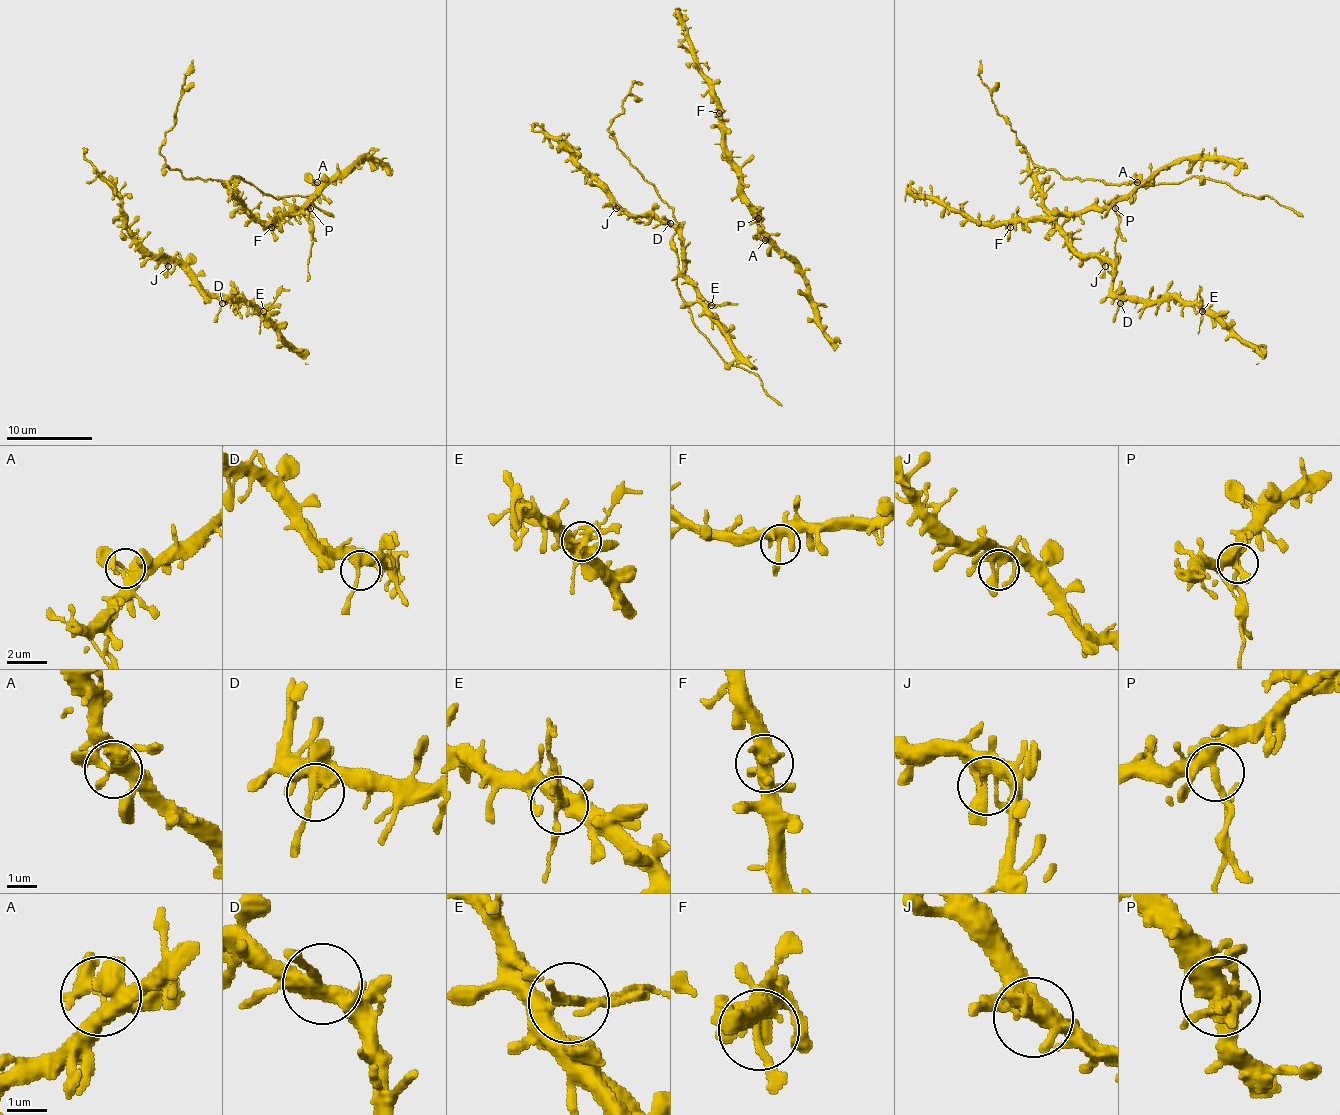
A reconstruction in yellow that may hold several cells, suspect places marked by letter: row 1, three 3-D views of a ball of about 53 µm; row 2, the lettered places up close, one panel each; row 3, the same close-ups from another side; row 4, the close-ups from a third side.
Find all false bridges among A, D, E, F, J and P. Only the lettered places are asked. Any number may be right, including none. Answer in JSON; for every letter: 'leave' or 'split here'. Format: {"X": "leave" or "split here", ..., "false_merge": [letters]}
{"A": "leave", "D": "leave", "E": "split here", "F": "leave", "J": "leave", "P": "split here", "false_merge": ["E", "P"]}

